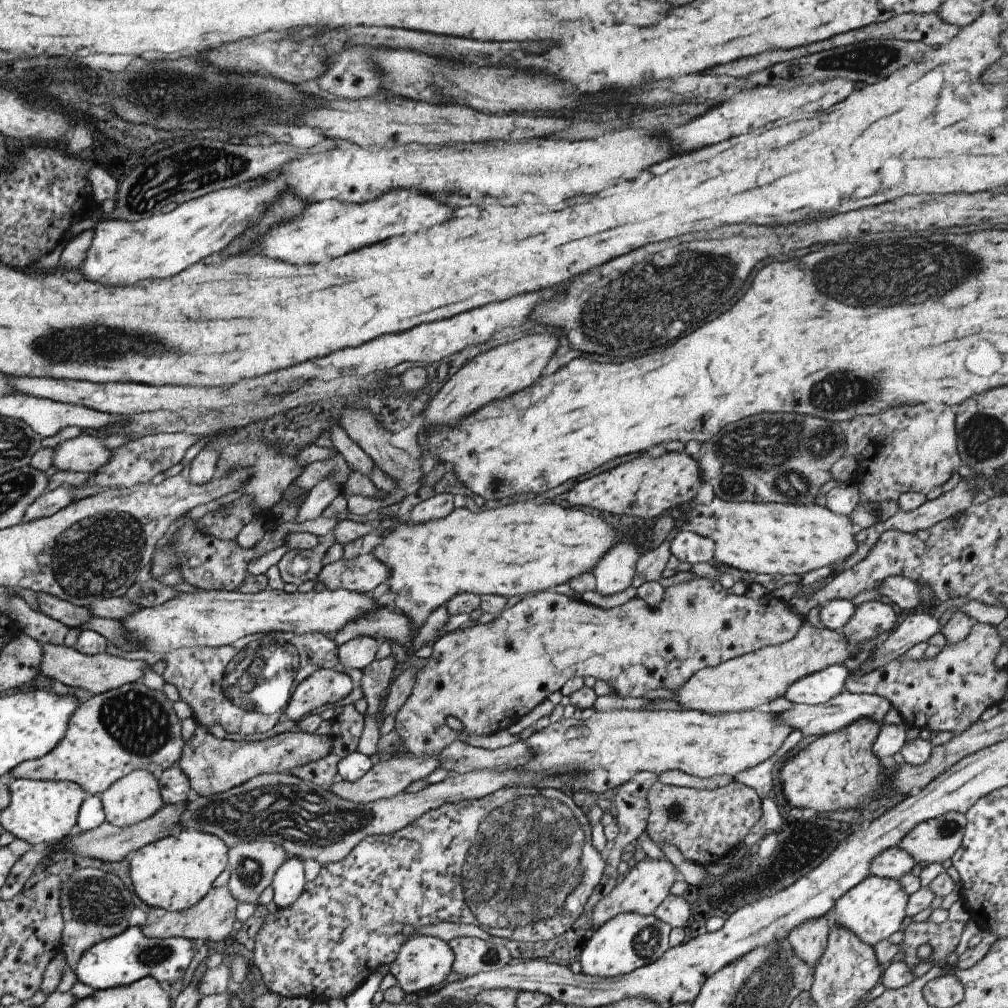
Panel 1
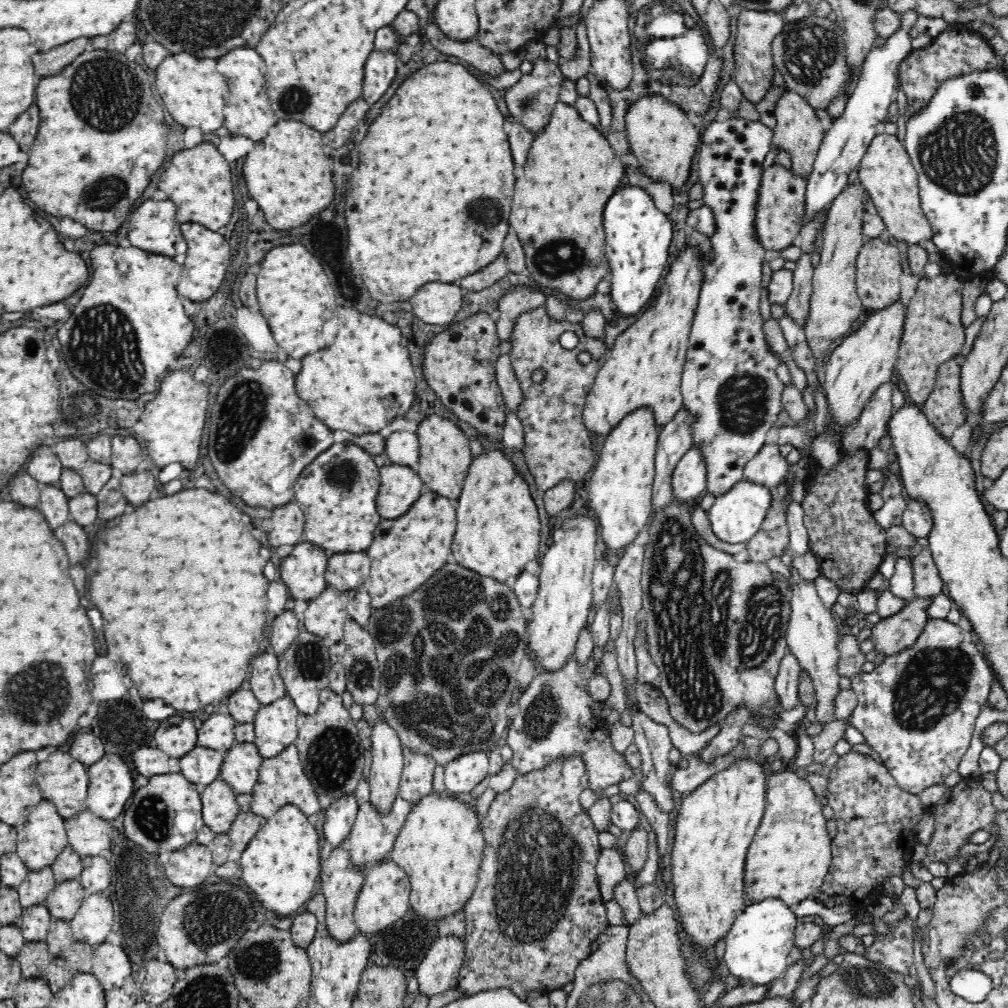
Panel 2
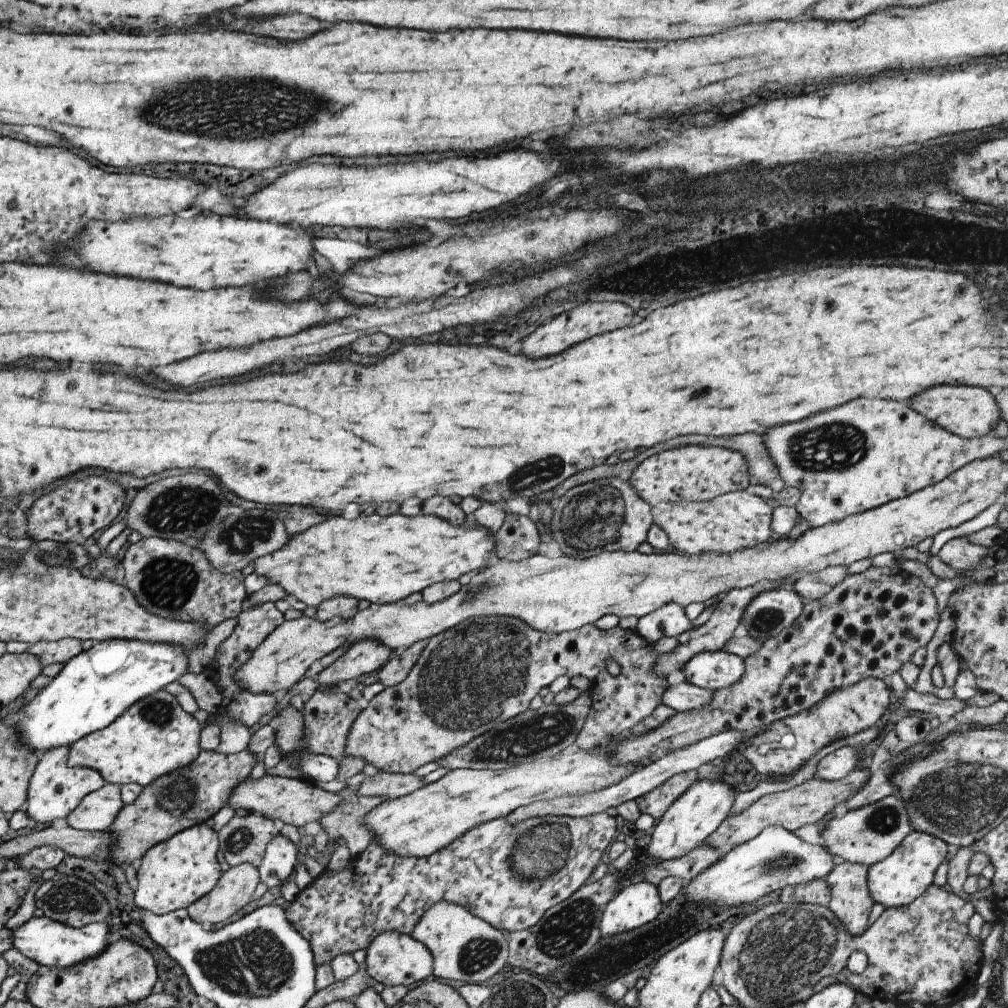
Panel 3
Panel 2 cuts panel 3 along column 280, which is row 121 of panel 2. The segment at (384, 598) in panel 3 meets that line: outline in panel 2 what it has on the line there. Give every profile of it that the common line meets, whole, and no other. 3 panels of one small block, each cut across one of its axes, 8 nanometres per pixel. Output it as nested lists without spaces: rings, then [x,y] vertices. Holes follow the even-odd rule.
[[[558,101],[547,125],[534,137],[524,174],[516,180],[516,194],[509,217],[510,229],[522,241],[525,263],[535,287],[556,290],[577,302],[596,292],[598,284],[610,273],[602,212],[610,196],[618,190],[625,173],[625,166],[605,134],[586,122],[575,106]]]

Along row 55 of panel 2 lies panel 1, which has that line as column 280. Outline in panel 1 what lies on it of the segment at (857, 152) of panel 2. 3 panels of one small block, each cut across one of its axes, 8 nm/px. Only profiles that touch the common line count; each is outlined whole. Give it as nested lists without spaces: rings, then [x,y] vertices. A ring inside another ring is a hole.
[[[295,857],[287,858],[276,870],[271,884],[277,908],[290,906],[294,900],[298,900],[305,884],[303,861]]]

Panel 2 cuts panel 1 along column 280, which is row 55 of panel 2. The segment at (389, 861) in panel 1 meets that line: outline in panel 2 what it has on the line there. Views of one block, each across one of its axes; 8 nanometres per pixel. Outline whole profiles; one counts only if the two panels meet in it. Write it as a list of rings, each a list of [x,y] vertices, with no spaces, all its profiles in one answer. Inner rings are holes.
[[[950,23],[946,30],[937,37],[932,38],[932,41],[928,45],[921,49],[913,49],[899,64],[897,78],[900,80],[899,84],[902,85],[904,94],[906,94],[906,100],[908,102],[907,110],[911,116],[914,116],[916,112],[920,112],[928,104],[944,80],[948,80],[948,78],[954,76],[968,76],[968,74],[976,71],[984,72],[984,70],[1001,68],[1000,57],[994,53],[994,49],[992,49],[989,41],[984,36],[980,36],[978,31],[972,31],[965,27],[965,24]]]

